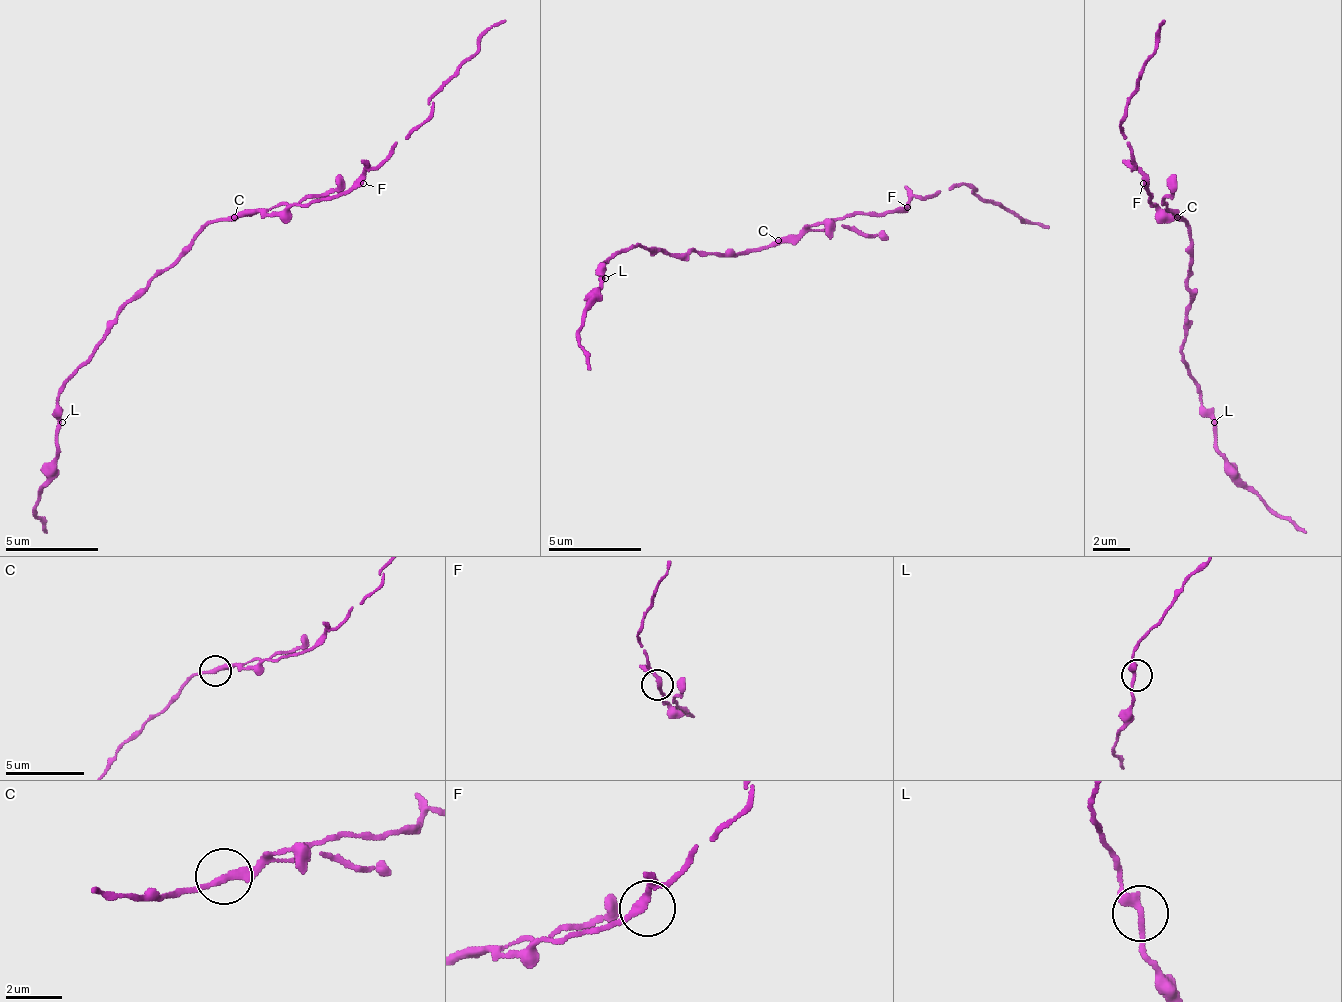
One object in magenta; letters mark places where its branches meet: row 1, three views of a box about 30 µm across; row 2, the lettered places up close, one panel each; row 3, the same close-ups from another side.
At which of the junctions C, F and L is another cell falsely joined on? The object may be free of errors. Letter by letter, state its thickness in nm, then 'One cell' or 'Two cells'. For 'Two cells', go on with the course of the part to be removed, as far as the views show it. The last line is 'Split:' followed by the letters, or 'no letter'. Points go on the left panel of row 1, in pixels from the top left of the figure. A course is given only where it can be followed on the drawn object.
C: Thickness 260 nm. One cell
F: Thickness 240 nm. One cell
L: Thickness 300 nm. One cell
Split: no letter

